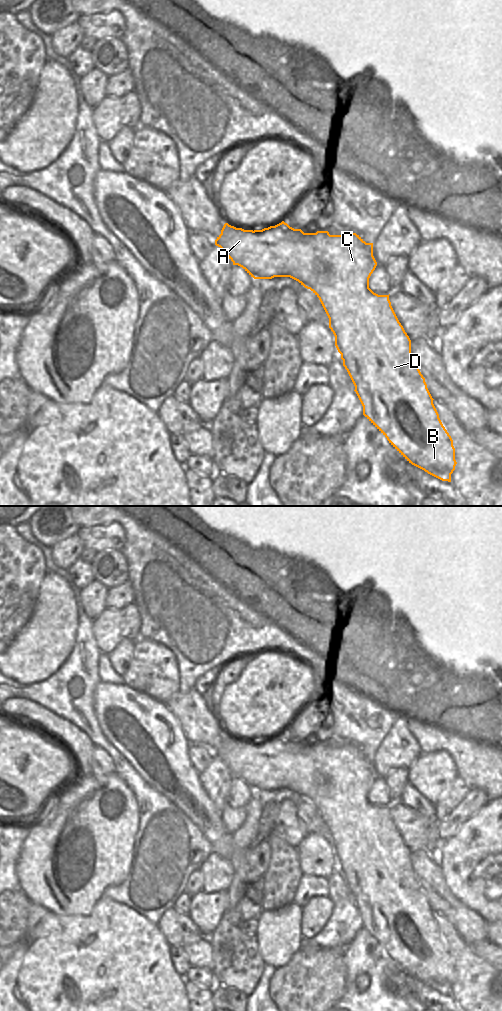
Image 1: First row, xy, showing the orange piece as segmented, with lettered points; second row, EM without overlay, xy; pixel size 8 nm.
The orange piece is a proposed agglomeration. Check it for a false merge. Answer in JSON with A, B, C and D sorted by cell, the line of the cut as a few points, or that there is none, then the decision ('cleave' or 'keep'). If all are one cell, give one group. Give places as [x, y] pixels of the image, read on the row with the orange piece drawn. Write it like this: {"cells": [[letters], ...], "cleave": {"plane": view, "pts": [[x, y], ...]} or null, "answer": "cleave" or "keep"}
{"cells": [["A", "B", "C", "D"]], "cleave": null, "answer": "keep"}

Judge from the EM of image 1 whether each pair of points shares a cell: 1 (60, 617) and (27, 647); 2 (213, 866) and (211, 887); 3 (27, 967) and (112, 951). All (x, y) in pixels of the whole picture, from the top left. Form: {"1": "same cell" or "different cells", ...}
{"1": "same cell", "2": "same cell", "3": "same cell"}

